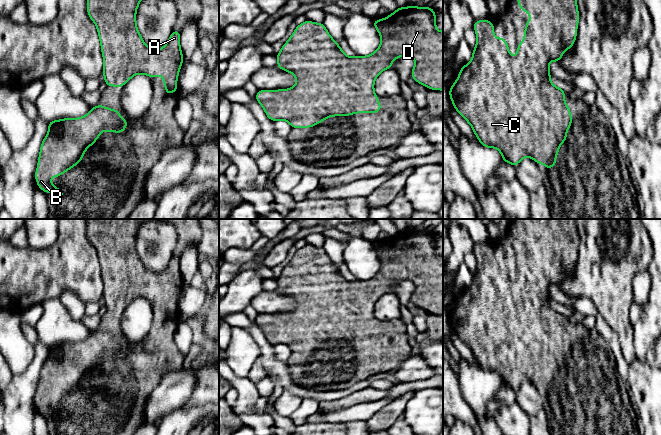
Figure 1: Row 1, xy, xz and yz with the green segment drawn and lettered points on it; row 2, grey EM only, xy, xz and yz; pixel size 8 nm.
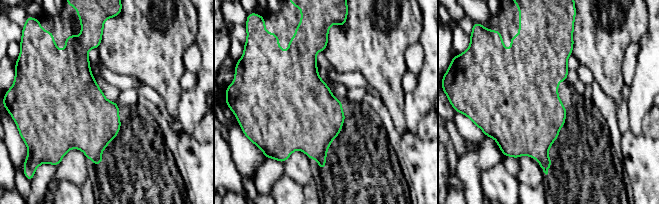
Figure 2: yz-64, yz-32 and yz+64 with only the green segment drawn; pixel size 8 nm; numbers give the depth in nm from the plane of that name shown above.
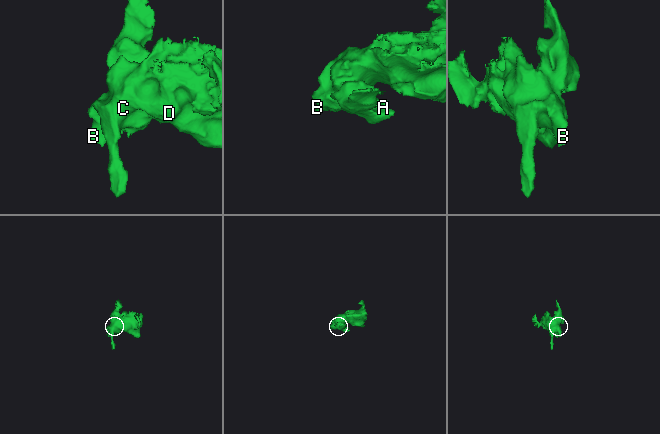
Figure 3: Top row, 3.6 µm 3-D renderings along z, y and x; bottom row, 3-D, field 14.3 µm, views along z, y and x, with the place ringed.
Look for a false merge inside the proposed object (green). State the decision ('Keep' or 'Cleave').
Keep

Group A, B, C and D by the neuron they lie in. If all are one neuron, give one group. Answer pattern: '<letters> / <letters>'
A B C D

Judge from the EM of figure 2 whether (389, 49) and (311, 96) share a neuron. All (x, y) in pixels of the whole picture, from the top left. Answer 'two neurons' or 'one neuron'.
two neurons

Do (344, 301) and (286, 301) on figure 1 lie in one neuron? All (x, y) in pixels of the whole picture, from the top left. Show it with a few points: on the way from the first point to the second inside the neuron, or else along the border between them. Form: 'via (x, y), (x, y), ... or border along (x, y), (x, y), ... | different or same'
border along (276, 289), (295, 301), (295, 309), (292, 312) | different

